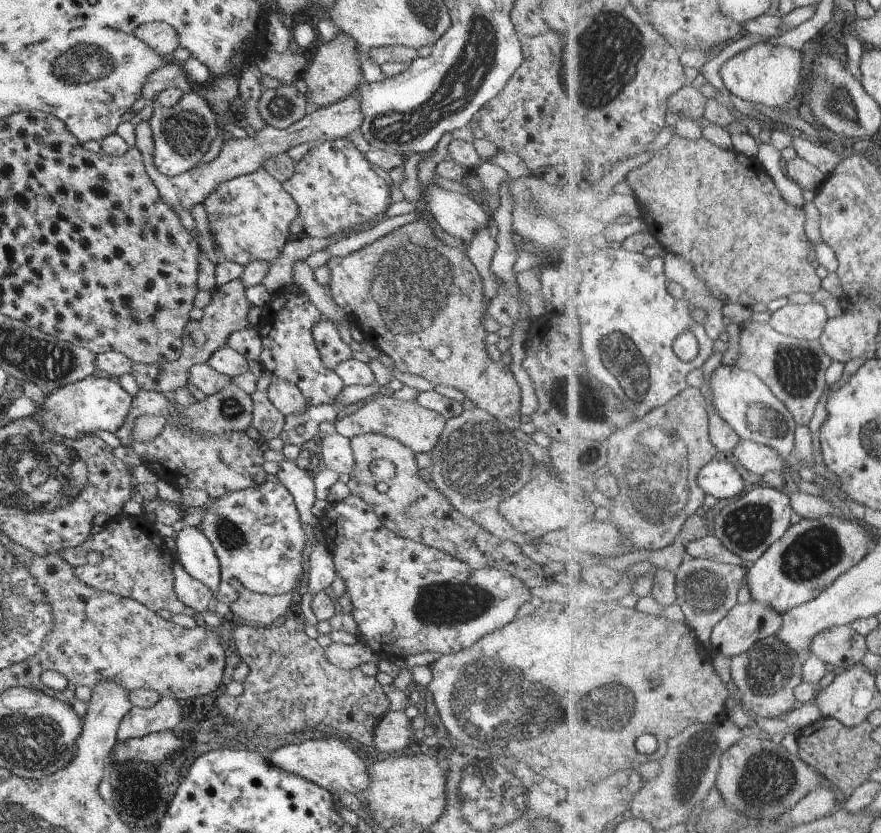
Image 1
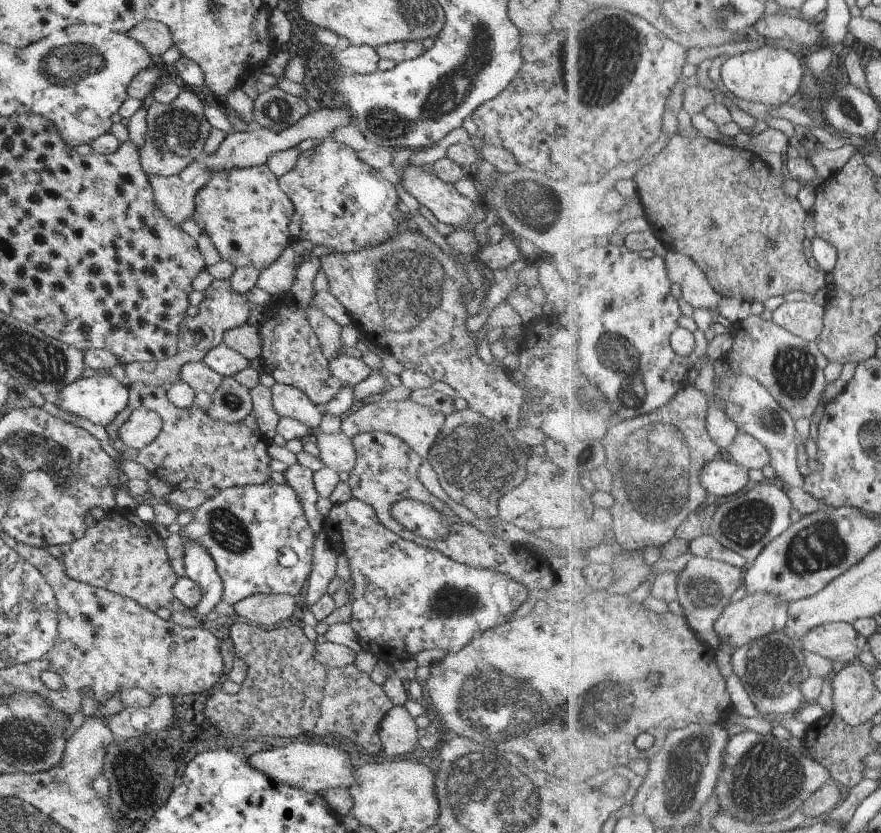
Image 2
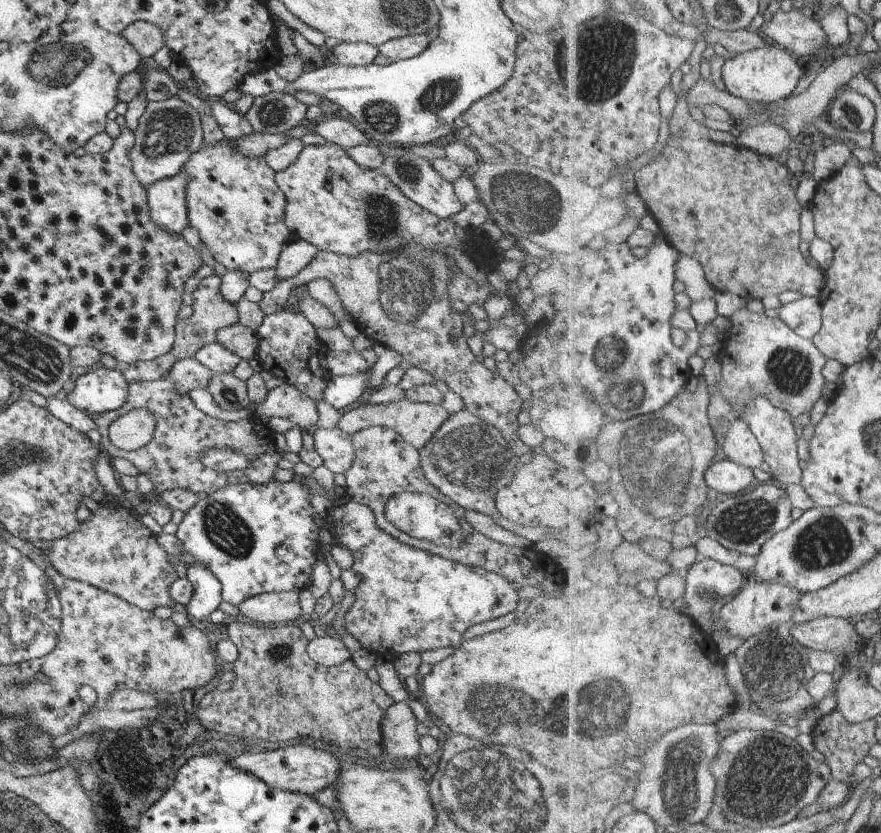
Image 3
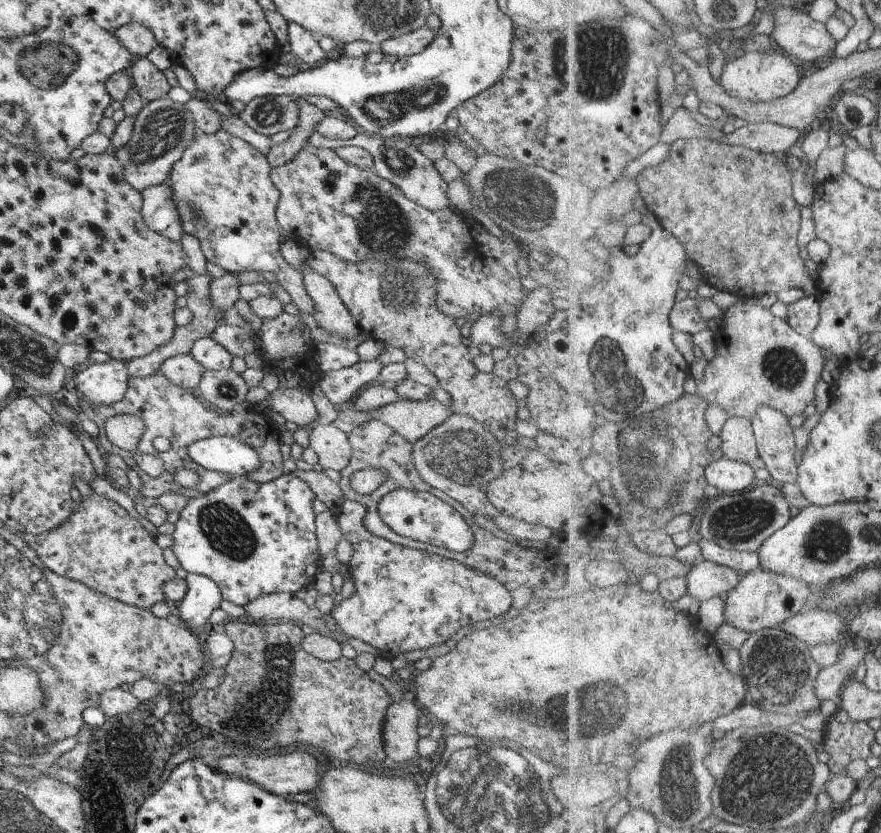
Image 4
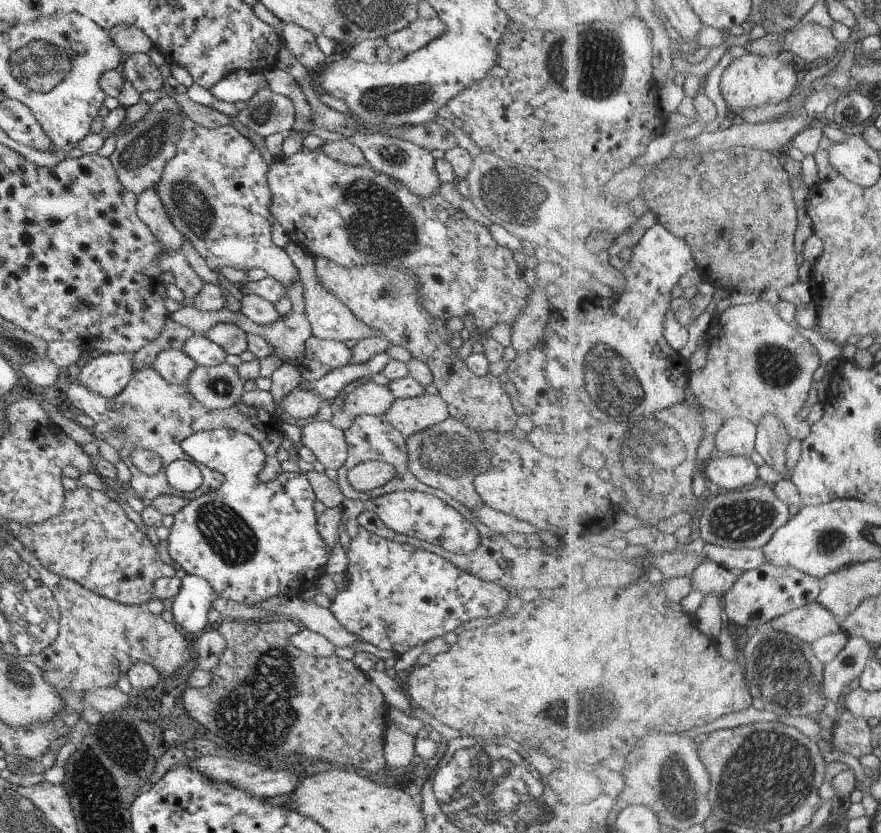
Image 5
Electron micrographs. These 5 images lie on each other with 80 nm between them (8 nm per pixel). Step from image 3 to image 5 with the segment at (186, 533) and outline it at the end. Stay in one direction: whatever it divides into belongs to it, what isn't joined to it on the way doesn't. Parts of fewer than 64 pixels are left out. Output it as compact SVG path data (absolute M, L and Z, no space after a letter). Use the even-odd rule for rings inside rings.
M233 429L192 434L180 442L180 449L193 462L224 474L226 478L219 488L188 501L174 514L170 534L166 538L166 549L172 562L177 562L187 575L204 578L218 597L247 606L257 605L277 595L298 597L301 592L313 588L323 574L329 555L316 531L316 515L313 513L313 501L316 499L304 473L282 471L266 483L259 482L255 476L264 465L263 451L249 435Z

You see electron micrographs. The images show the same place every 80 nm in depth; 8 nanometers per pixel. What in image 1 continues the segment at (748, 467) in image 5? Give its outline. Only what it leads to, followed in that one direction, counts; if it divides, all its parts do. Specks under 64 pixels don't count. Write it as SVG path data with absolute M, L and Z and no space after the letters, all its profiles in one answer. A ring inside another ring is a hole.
M712 460L698 474L698 486L714 498L735 498L745 490L745 481L731 462Z

